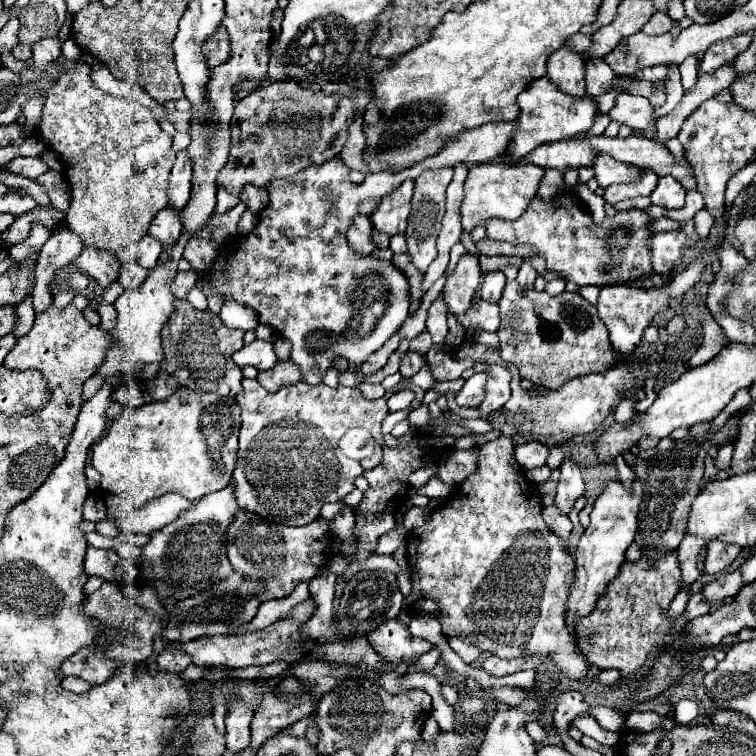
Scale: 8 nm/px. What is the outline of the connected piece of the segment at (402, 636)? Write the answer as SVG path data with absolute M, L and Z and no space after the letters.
M397 618L379 624L373 632L369 632L367 638L371 640L371 646L391 662L409 656L421 656L433 648L431 642L411 636L407 626Z

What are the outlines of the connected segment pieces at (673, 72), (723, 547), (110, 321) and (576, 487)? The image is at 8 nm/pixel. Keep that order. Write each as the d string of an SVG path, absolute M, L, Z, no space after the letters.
M669 66L669 74L667 74L667 102L665 102L665 106L657 108L655 116L659 118L659 116L669 114L681 102L683 94L685 92L683 92L683 86L681 86L681 80L679 80L679 68L677 66Z
M711 540L707 544L707 560L705 560L705 572L707 574L719 574L723 572L737 556L741 548L735 544L727 544L723 540Z
M99 307L98 313L101 318L99 328L103 328L105 332L109 332L113 336L115 332L115 324L117 324L117 312L114 307Z
M563 460L561 464L561 478L557 486L557 496L555 496L555 506L563 512L569 514L573 508L575 500L585 494L585 482L581 476L581 468L573 460Z

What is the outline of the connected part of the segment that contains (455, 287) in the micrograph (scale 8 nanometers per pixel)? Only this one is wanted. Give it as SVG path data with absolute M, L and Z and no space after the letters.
M465 254L457 262L455 272L447 278L443 288L443 300L453 316L463 316L469 310L471 298L477 292L479 282L481 282L481 270L477 256Z

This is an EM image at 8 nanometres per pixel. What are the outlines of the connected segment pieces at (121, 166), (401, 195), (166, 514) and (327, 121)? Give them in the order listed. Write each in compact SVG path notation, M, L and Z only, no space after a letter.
M67 60L67 70L45 92L43 114L39 118L39 134L45 146L61 156L67 170L65 176L71 182L71 206L67 212L69 228L83 240L85 246L95 246L111 252L117 260L137 260L137 242L147 234L153 216L169 204L167 180L175 164L173 138L159 128L153 112L121 96L105 94L93 86L91 68L83 62Z
M405 180L399 188L395 188L391 194L381 198L377 212L371 216L377 232L383 232L387 236L405 232L411 210L409 206L411 194L413 194L413 180Z
M165 494L155 500L149 500L143 508L135 510L131 516L127 516L119 528L123 532L141 532L151 534L165 524L171 524L175 516L179 516L183 510L191 506L191 500L179 496L179 494Z
M293 80L265 84L235 106L231 118L231 152L217 182L237 194L245 184L267 186L271 178L287 178L311 164L331 160L343 150L353 118L351 98L339 92L313 92Z

